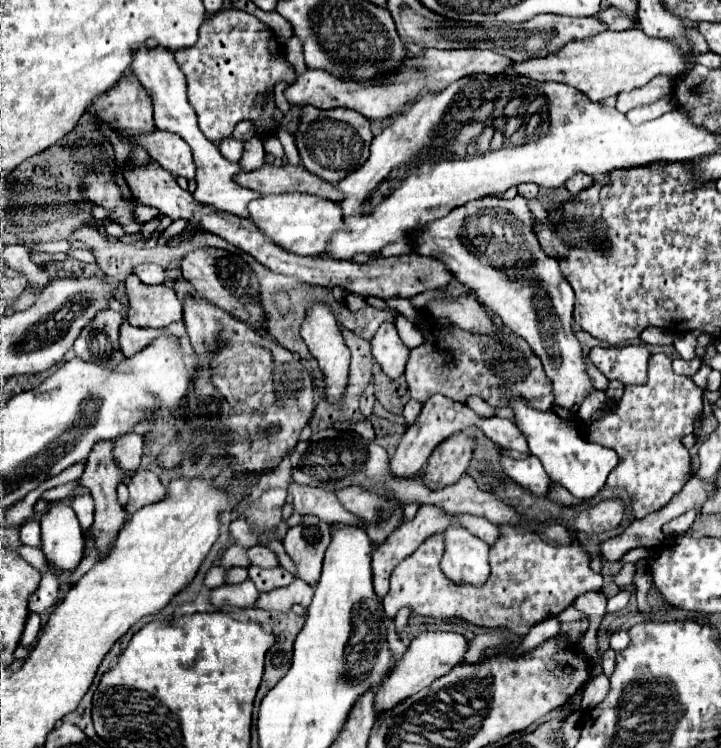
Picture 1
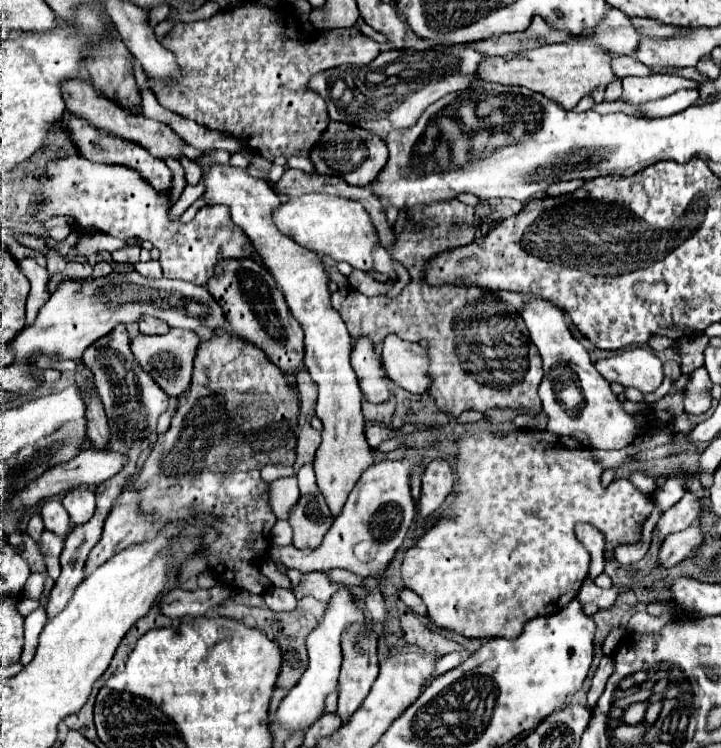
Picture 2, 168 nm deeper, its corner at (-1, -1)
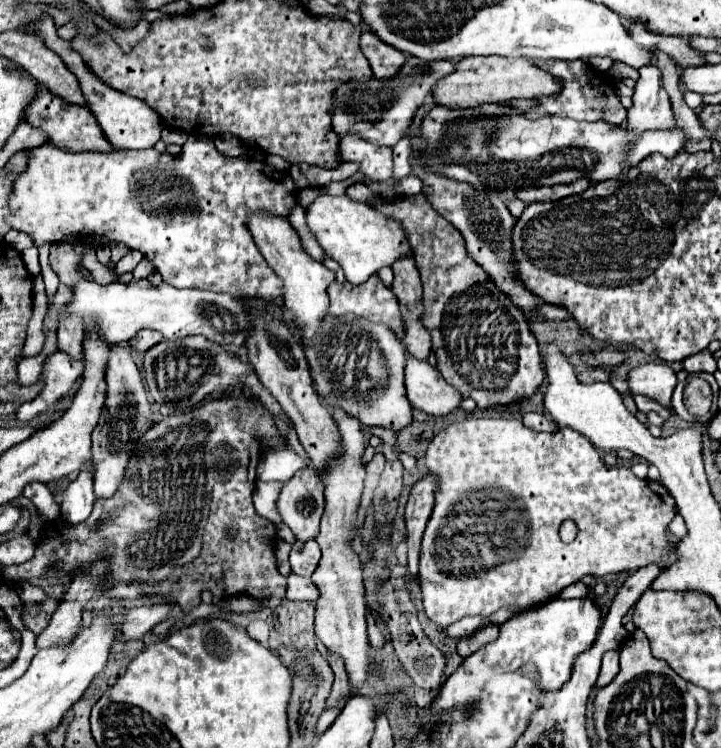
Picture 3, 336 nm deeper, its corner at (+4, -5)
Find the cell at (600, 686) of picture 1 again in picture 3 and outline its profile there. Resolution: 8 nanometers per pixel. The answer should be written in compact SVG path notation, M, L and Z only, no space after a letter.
M608 651L602 657L602 669L596 687L606 687L616 677L616 673L618 673L618 651Z

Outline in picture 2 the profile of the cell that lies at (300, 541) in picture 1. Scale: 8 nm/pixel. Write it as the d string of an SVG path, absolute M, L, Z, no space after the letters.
M301 497L289 517L293 527L293 545L297 549L317 549L329 531L331 521L333 515L323 497Z

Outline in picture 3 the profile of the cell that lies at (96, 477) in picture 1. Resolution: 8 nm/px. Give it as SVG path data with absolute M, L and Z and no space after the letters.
M64 315L58 325L58 347L70 357L82 359L82 339L84 339L84 323L80 315Z

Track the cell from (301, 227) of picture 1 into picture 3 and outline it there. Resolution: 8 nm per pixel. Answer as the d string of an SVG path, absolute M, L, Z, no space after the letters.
M320 195L306 209L306 221L322 249L340 263L346 273L346 279L354 285L364 283L382 267L392 267L394 261L398 261L400 257L412 257L412 247L398 221L386 217L384 213L372 209L366 203L352 201L346 195Z

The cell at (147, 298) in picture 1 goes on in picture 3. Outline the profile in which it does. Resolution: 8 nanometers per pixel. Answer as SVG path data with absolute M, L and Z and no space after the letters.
M144 329L144 331L140 331L136 337L132 337L128 343L130 343L130 347L132 347L134 351L146 353L150 347L158 345L162 339L164 339L162 333L156 333L156 331L152 331L152 329Z

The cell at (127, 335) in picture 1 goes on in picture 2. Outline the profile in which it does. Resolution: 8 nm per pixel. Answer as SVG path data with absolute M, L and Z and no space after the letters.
M171 329L167 335L143 335L139 333L137 337L131 339L131 351L139 365L165 389L169 397L179 397L189 389L191 381L191 367L193 367L193 357L199 345L199 335L187 329Z

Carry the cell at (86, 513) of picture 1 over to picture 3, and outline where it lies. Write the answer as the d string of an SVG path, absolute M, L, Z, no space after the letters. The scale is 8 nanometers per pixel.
M88 467L80 469L78 479L72 481L64 491L62 501L62 515L70 523L80 523L90 517L94 507L96 495L94 495L94 475Z

